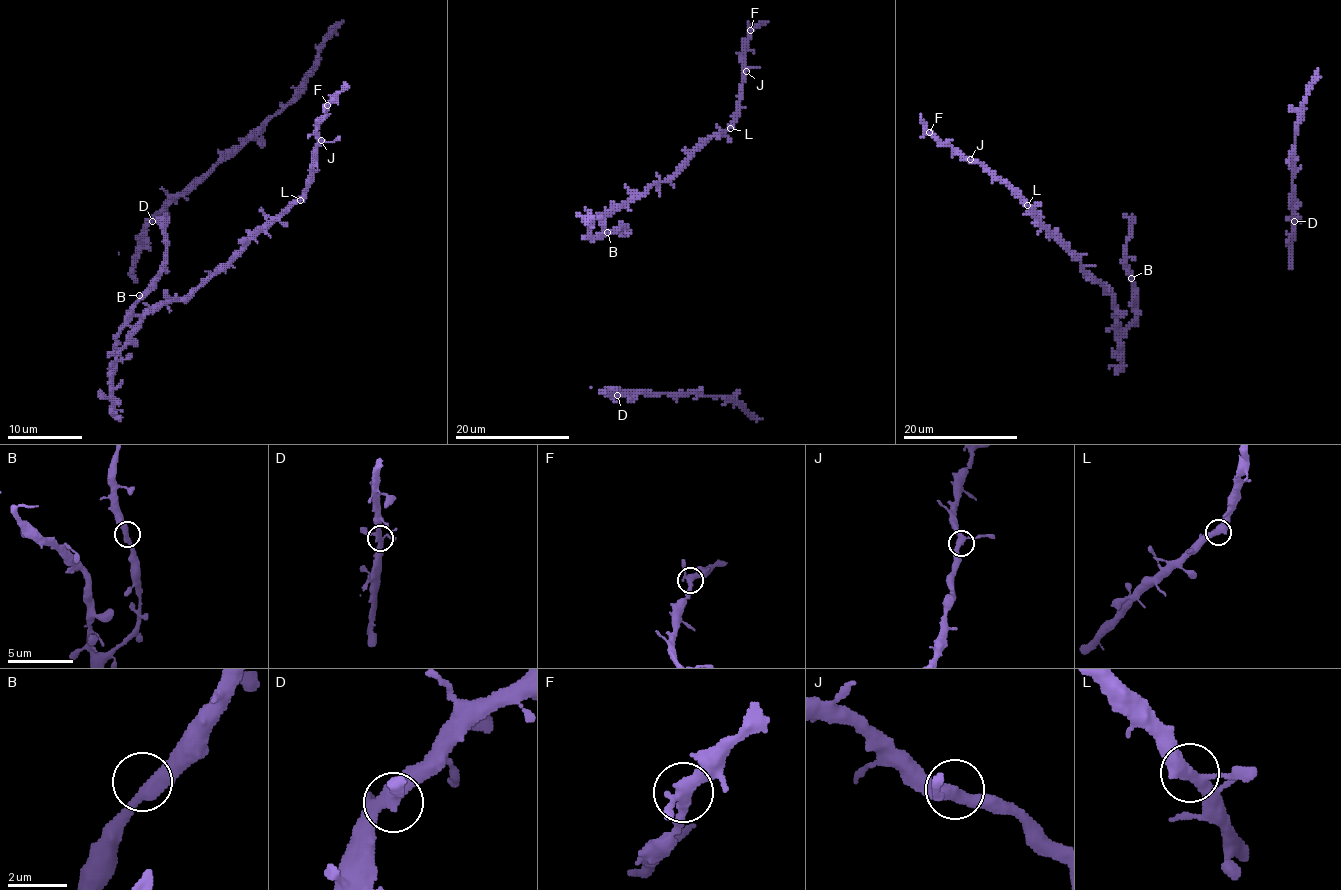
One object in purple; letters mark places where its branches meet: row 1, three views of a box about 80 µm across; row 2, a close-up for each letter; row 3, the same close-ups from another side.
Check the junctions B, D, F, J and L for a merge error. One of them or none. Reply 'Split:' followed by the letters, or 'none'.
Split: none

